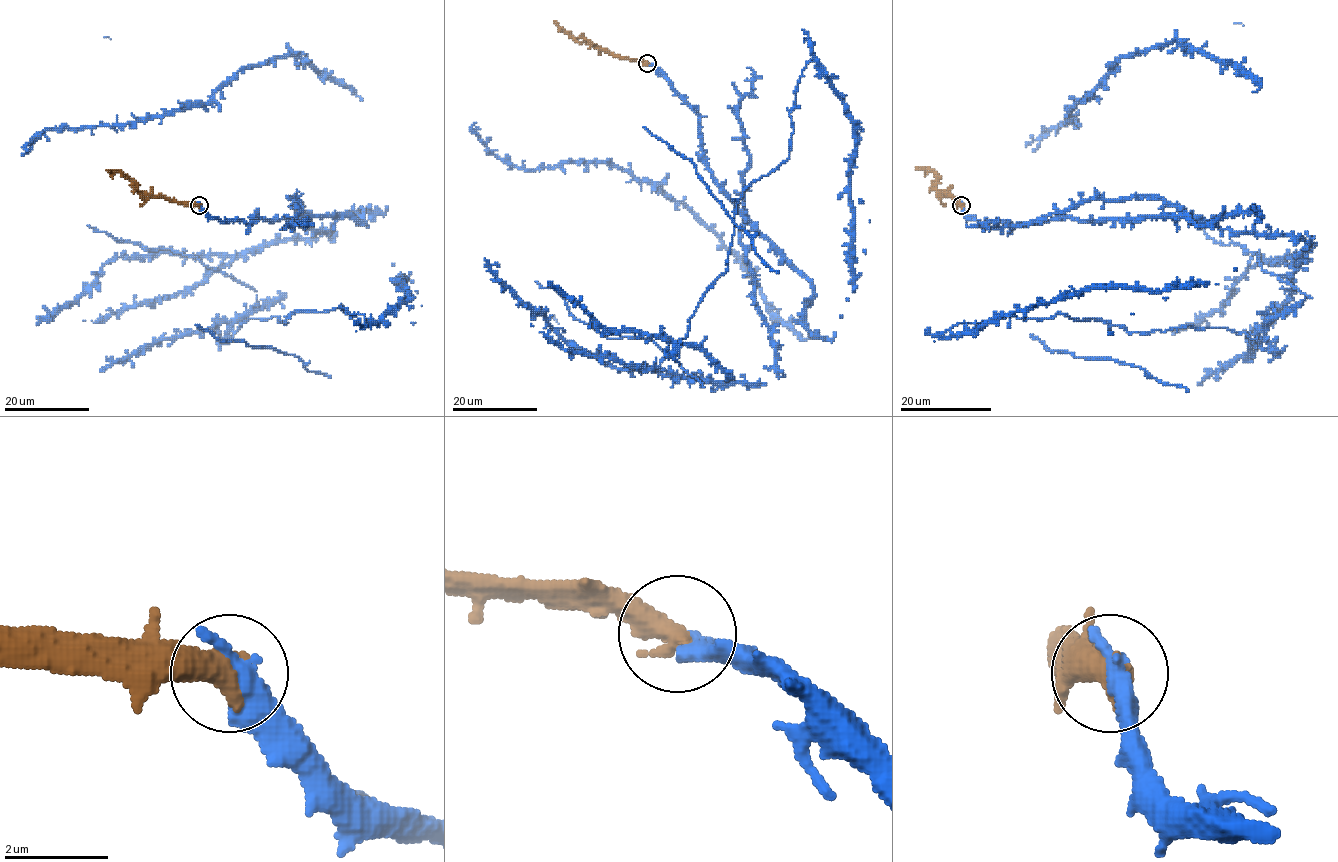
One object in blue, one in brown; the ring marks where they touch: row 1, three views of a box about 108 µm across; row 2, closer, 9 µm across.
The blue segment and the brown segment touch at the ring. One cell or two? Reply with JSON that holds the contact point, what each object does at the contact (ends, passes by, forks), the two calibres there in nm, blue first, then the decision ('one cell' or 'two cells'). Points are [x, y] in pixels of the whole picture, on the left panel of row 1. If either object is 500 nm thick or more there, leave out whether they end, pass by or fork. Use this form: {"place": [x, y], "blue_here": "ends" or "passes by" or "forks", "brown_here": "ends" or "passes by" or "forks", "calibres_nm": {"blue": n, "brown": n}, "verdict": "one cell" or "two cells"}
{"place": [199, 205], "calibres_nm": {"blue": 500, "brown": 550}, "verdict": "one cell"}

